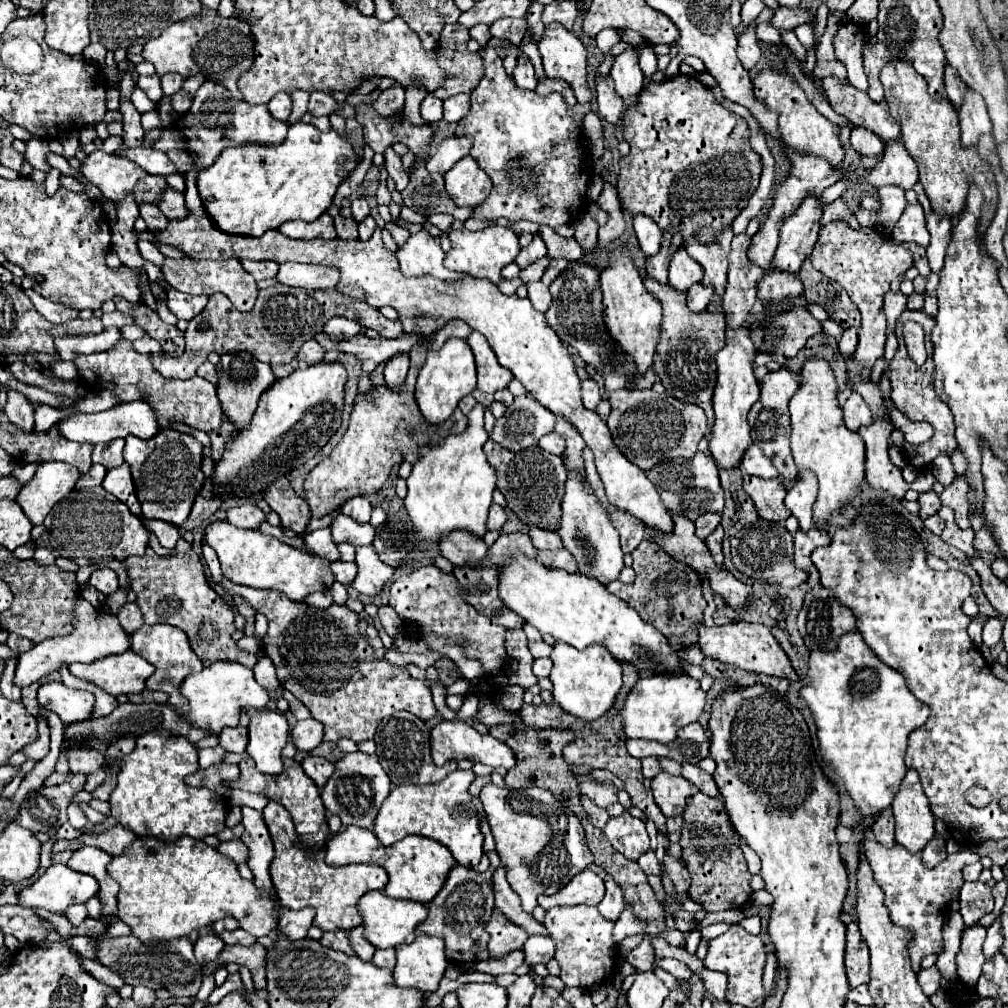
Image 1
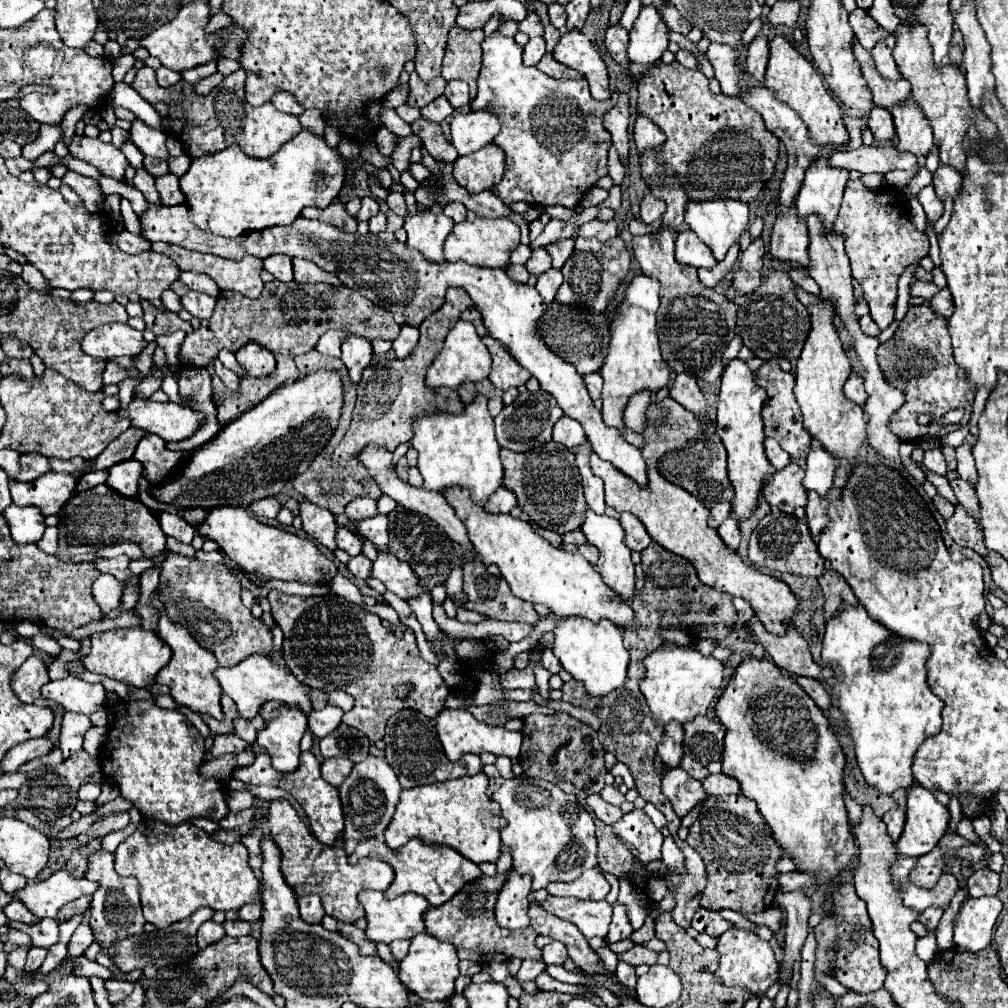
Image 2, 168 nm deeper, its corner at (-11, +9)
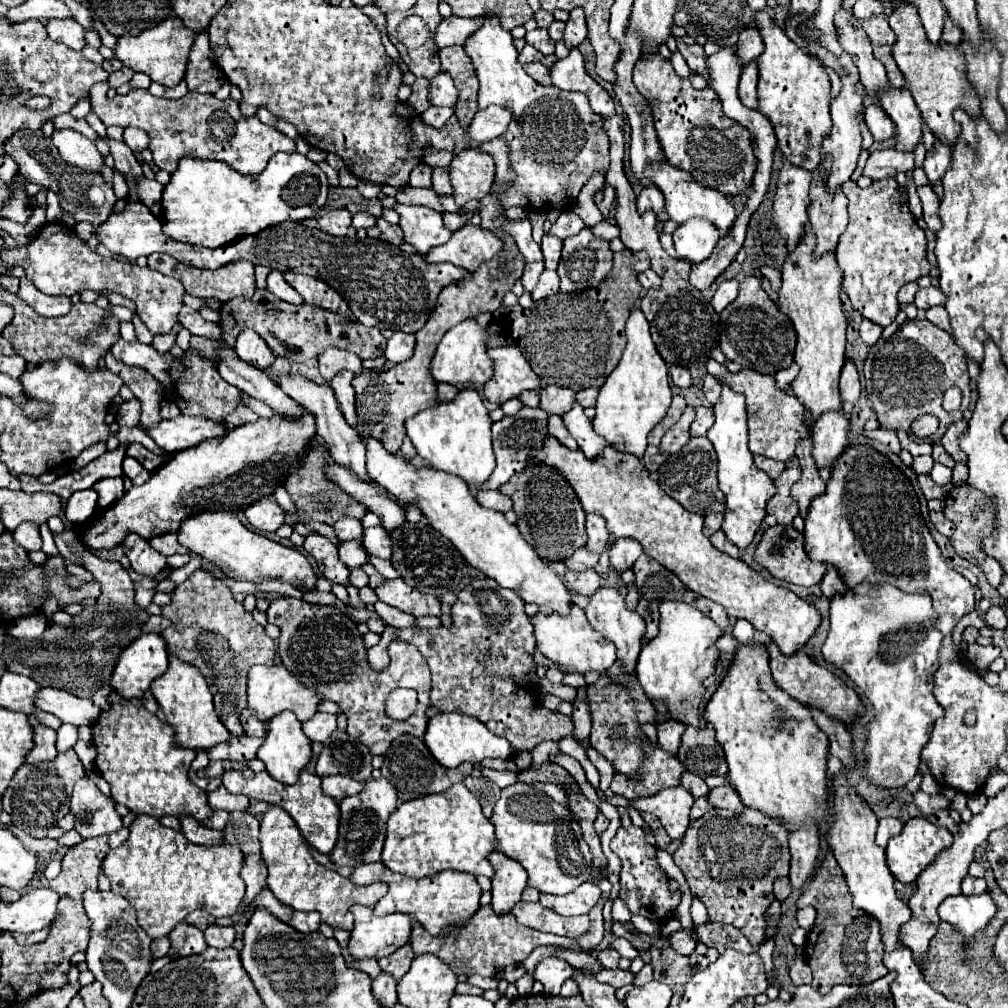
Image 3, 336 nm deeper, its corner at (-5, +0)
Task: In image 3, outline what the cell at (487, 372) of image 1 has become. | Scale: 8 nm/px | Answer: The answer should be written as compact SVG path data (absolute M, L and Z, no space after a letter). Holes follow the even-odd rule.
M516 347L488 349L488 355L494 361L494 377L484 385L484 397L490 403L502 405L524 389L540 389L540 377Z

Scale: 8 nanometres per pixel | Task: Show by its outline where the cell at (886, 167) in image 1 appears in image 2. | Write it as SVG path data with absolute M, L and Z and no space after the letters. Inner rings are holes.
M908 98L892 108L892 116L898 134L898 148L926 156L932 150L934 138L920 106Z

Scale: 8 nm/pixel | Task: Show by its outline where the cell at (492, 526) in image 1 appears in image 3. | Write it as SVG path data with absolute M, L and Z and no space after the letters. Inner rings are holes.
M480 491L476 495L476 499L482 507L488 507L488 509L494 509L500 513L506 513L512 509L512 501L506 495L502 495L500 491Z

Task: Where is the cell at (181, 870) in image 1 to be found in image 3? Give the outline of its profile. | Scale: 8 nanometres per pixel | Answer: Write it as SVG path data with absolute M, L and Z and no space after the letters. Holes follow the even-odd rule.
M138 815L130 825L130 837L104 859L104 873L114 893L126 897L138 915L138 925L148 937L166 937L188 913L200 909L214 917L232 917L244 899L240 877L244 855L238 847L202 847L190 843L180 831L164 827L158 819Z

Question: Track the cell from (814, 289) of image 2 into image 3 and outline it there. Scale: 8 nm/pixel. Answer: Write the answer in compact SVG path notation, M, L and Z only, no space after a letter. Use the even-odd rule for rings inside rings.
M769 266L761 267L760 272L769 280L772 289L777 292L780 289L782 283L781 272L776 268Z

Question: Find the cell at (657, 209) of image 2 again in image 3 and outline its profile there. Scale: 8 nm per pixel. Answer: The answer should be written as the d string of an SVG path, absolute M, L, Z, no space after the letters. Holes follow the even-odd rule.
M644 187L642 193L638 195L638 213L646 213L646 211L660 213L662 209L664 209L662 191L656 187Z

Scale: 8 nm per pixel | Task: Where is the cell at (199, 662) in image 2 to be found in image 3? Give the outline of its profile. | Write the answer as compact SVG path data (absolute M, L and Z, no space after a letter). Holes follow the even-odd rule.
M170 653L168 671L152 681L150 691L156 697L160 709L166 713L166 721L174 727L178 745L184 745L188 749L210 749L216 743L224 743L230 739L228 729L222 725L214 711L208 681L202 677L202 673L198 673L198 669L194 669L194 665L186 665Z

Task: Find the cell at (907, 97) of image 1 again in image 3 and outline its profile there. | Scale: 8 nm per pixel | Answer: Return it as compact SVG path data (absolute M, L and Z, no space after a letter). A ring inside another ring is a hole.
M900 5L898 9L894 9L894 13L888 19L892 31L896 33L896 43L892 45L892 57L906 79L906 89L912 93L924 123L936 135L936 139L950 143L954 147L960 135L960 125L952 119L954 109L962 107L972 119L980 117L978 95L966 79L964 53L960 53L956 47L950 45L944 47L932 45L922 29L918 11L914 11L912 5ZM960 69L962 69L962 81L960 81Z

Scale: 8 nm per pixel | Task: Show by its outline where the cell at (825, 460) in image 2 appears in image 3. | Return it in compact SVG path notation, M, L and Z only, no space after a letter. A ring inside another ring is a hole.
M844 411L824 413L812 427L812 457L816 467L832 467L848 445L850 421Z

